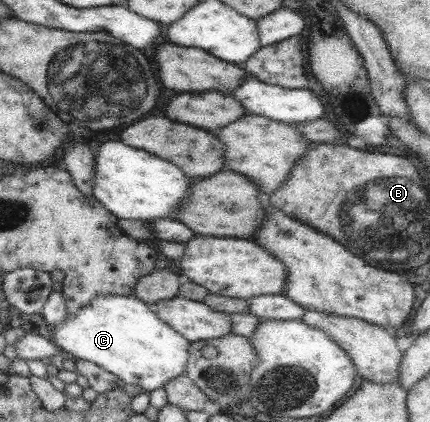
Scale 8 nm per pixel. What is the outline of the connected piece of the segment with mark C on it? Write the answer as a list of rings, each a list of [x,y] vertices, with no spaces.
[[[104,295],[84,307],[77,317],[67,317],[57,326],[50,327],[55,345],[73,359],[91,360],[103,369],[114,373],[123,384],[140,385],[145,393],[164,388],[172,379],[184,375],[188,370],[192,346],[181,333],[162,320],[151,304],[135,295]]]

